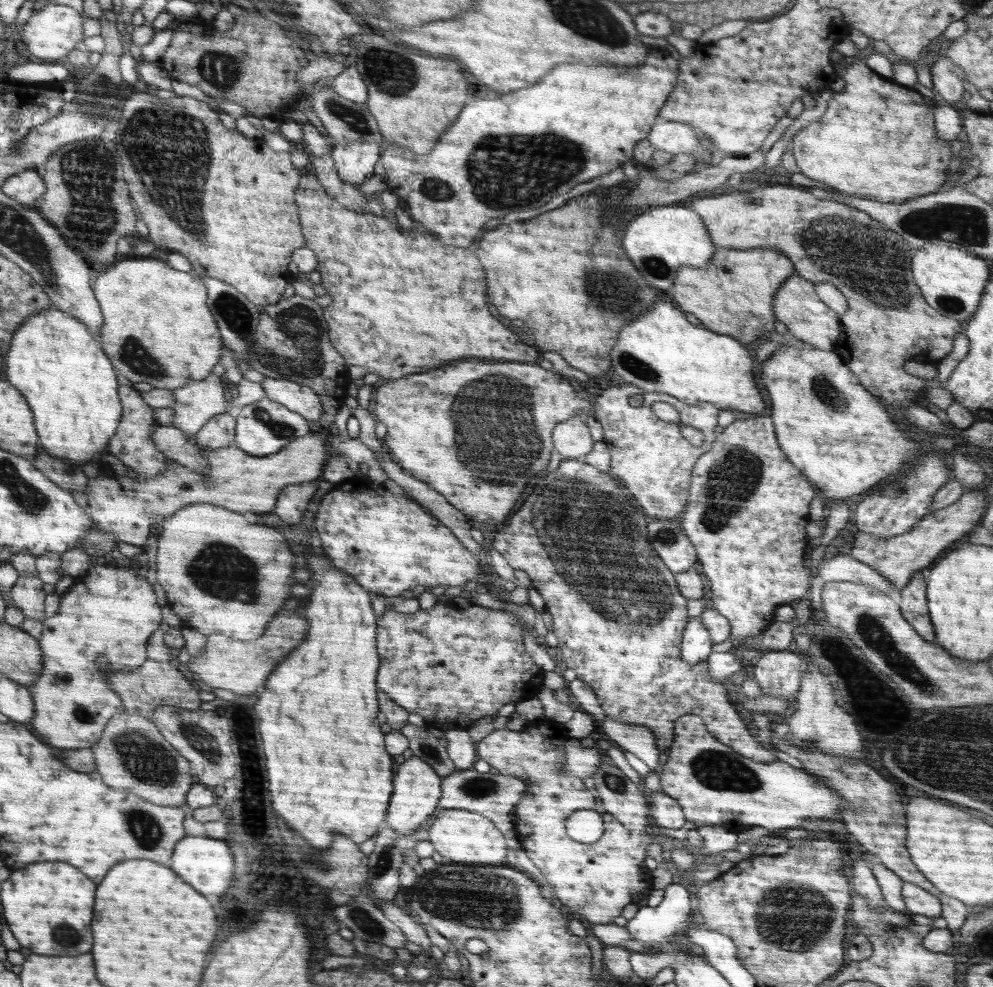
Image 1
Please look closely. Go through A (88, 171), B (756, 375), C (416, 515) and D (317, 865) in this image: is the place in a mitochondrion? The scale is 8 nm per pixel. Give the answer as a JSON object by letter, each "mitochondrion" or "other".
{"A":"mitochondrion","B":"other","C":"other","D":"mitochondrion"}

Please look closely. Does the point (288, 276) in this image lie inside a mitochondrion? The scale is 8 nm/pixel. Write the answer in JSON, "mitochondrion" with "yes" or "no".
{"mitochondrion":"no"}

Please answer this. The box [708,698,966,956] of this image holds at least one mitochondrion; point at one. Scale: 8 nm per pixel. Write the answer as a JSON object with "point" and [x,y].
{"point":[791,917]}

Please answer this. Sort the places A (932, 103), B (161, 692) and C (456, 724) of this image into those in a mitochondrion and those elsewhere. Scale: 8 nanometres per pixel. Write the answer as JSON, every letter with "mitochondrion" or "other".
{"A":"other","B":"other","C":"other"}

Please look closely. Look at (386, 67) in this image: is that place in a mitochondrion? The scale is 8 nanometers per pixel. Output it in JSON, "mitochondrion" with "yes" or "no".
{"mitochondrion":"yes"}

